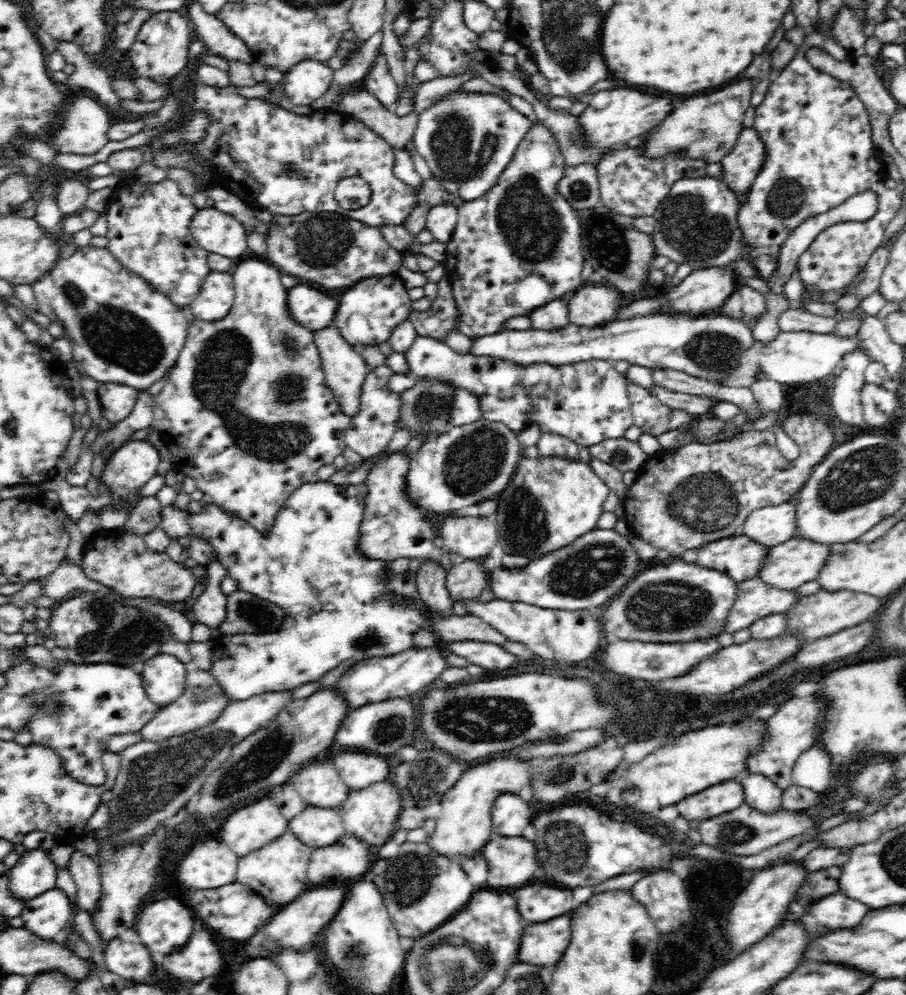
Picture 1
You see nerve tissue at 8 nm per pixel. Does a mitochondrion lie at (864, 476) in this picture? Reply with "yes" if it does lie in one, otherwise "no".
yes

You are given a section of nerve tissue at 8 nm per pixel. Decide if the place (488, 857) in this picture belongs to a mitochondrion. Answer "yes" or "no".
no

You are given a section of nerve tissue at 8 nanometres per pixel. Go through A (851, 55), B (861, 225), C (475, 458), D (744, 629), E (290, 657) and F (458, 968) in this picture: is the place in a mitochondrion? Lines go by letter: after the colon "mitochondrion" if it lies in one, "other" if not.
A: other
B: other
C: mitochondrion
D: other
E: other
F: mitochondrion

